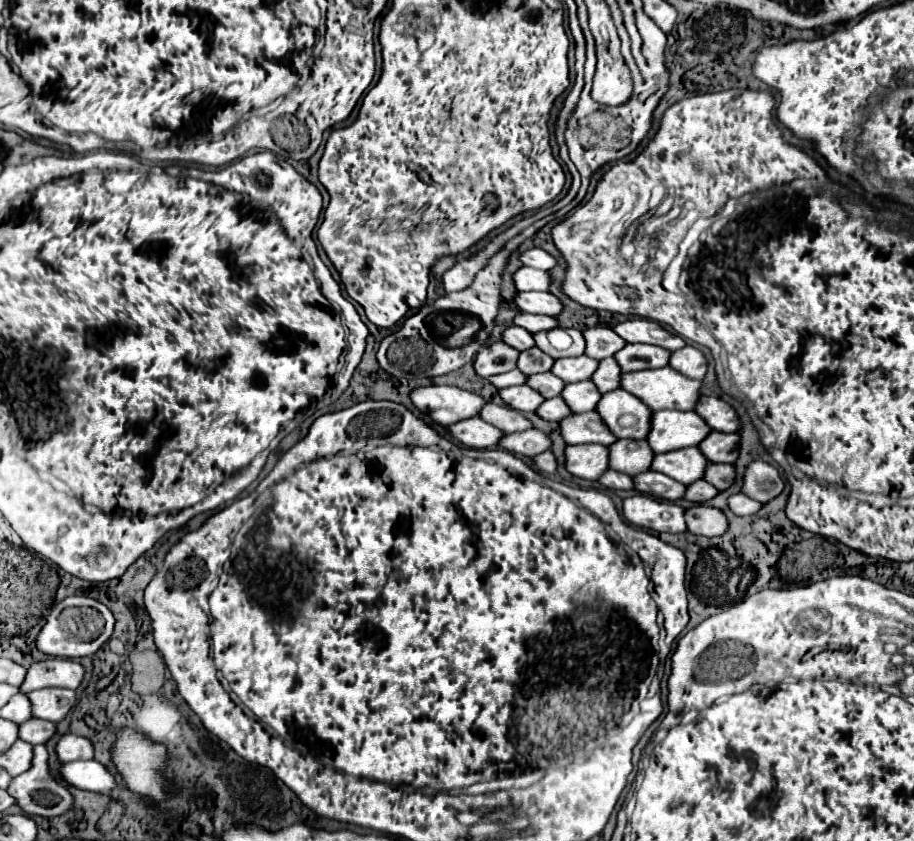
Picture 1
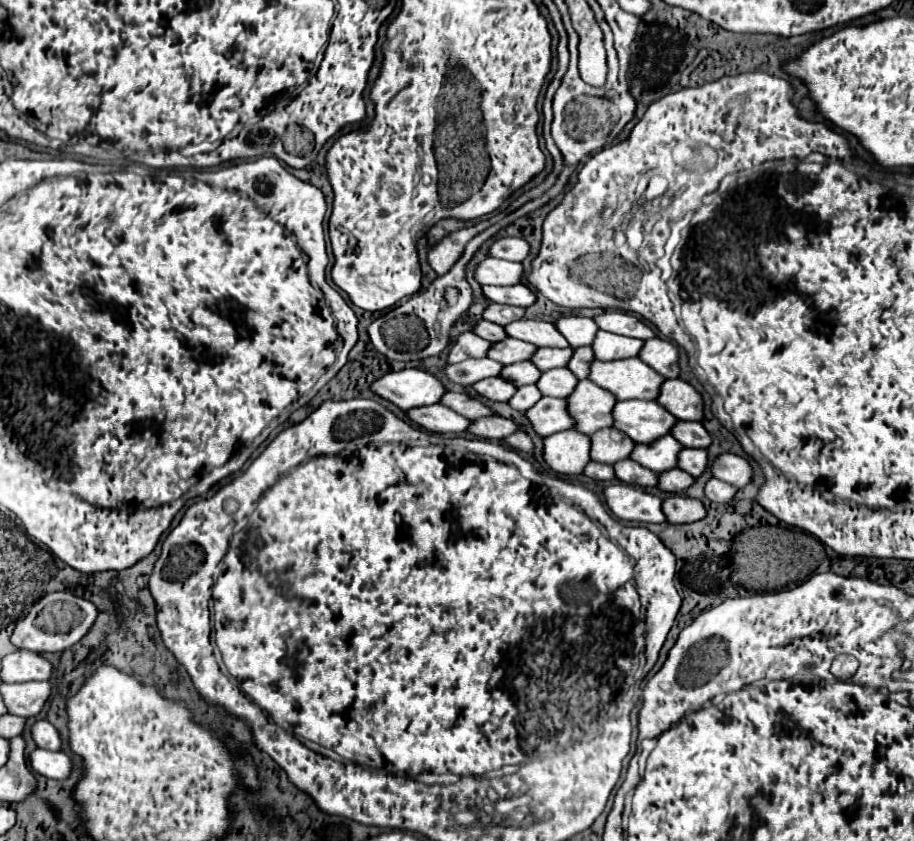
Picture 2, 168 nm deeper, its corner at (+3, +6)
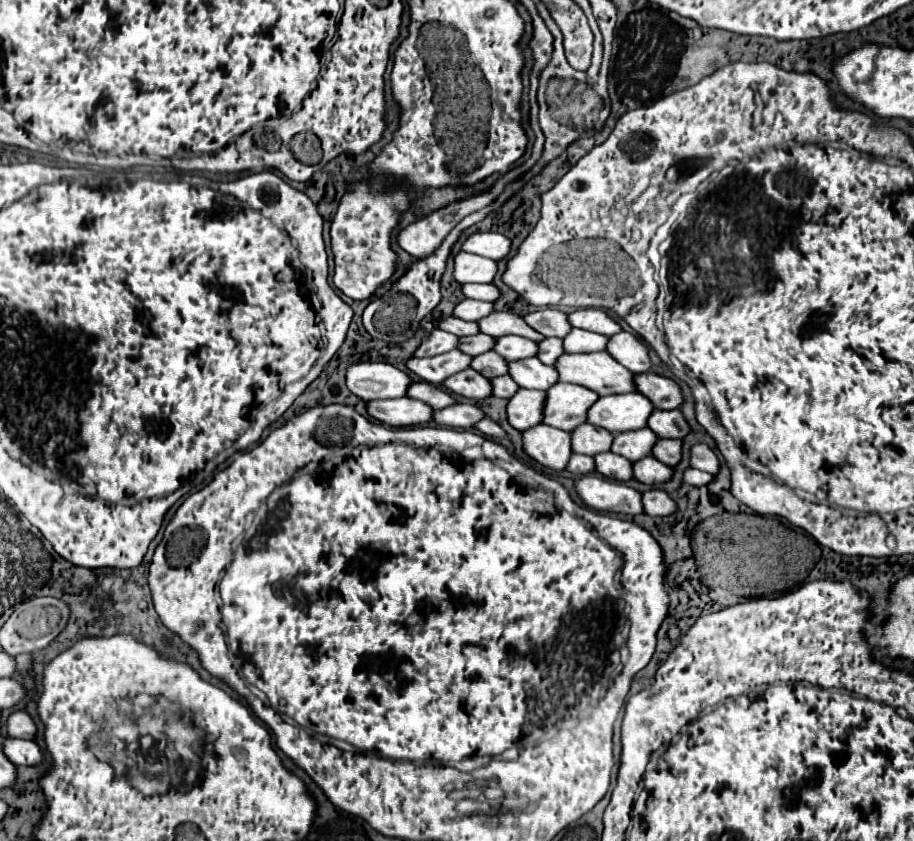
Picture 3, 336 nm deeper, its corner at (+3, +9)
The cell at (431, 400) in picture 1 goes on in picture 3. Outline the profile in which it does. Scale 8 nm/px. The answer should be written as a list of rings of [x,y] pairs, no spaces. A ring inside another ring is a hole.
[[[357,362],[345,370],[347,388],[361,400],[401,398],[407,394],[411,378],[407,372],[387,362]]]

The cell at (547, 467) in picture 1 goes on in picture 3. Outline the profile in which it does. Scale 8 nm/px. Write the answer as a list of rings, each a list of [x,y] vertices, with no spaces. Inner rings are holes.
[[[489,418],[479,420],[479,422],[475,424],[475,428],[477,428],[479,432],[487,434],[487,436],[505,436],[505,430],[503,430],[497,422],[493,422],[493,420],[489,420]]]

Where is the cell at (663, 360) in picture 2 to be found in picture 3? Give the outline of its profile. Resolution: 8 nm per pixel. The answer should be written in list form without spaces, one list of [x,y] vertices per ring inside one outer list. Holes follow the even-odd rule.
[[[617,332],[615,336],[609,336],[609,344],[605,348],[621,366],[629,368],[629,372],[649,372],[651,362],[647,356],[647,346],[629,332]]]

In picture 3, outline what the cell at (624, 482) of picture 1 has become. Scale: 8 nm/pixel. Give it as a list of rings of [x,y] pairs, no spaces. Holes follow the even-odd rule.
[[[573,454],[573,456],[569,458],[567,470],[573,472],[573,474],[577,474],[577,476],[579,476],[579,474],[591,474],[591,472],[595,472],[595,464],[593,464],[593,458],[589,458],[589,456]]]

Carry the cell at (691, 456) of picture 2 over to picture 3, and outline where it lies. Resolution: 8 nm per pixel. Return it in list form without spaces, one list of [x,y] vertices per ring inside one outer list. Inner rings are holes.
[[[657,440],[651,456],[673,468],[681,460],[681,440]]]

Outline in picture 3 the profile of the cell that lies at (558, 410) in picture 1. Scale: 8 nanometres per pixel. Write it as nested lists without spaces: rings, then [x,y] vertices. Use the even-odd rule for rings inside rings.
[[[497,376],[497,378],[491,378],[489,380],[493,384],[493,396],[497,398],[511,398],[519,386],[511,380],[511,376]]]

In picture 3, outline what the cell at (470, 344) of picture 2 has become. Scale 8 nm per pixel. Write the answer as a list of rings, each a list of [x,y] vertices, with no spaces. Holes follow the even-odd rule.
[[[431,330],[429,338],[423,340],[417,350],[413,352],[415,358],[423,358],[423,356],[437,356],[443,352],[449,352],[457,346],[457,336],[443,332],[443,330]]]

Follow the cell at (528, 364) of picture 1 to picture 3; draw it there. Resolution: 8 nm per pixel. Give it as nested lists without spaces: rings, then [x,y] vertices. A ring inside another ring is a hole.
[[[473,334],[473,336],[463,336],[459,338],[461,344],[457,344],[457,350],[469,354],[469,356],[477,356],[483,354],[487,350],[493,348],[493,338],[487,334]]]

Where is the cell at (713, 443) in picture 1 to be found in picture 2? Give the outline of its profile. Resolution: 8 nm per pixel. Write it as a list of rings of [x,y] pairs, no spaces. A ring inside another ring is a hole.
[[[679,421],[671,435],[683,445],[683,447],[691,447],[691,449],[707,449],[713,439],[709,435],[709,431],[703,427],[703,423],[691,423],[691,421]]]

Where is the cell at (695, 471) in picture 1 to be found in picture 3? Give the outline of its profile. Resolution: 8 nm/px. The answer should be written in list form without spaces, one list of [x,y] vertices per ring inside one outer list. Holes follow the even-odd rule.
[[[639,428],[637,432],[619,432],[613,436],[611,452],[635,462],[649,456],[657,440],[657,434],[653,434],[649,428]]]

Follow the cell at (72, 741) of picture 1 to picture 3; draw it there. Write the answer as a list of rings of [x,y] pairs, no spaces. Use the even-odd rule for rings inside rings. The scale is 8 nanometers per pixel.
[[[13,712],[7,718],[7,734],[13,738],[25,738],[25,740],[33,740],[35,736],[35,722],[31,720],[31,716],[27,712]]]

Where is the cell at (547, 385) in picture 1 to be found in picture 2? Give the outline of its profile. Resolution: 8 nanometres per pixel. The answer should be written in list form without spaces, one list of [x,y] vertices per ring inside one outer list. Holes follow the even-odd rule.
[[[521,361],[521,363],[513,363],[513,365],[503,367],[501,377],[511,381],[517,387],[523,387],[523,385],[535,385],[537,379],[541,377],[541,371],[539,371],[539,367],[533,367],[533,363]]]

